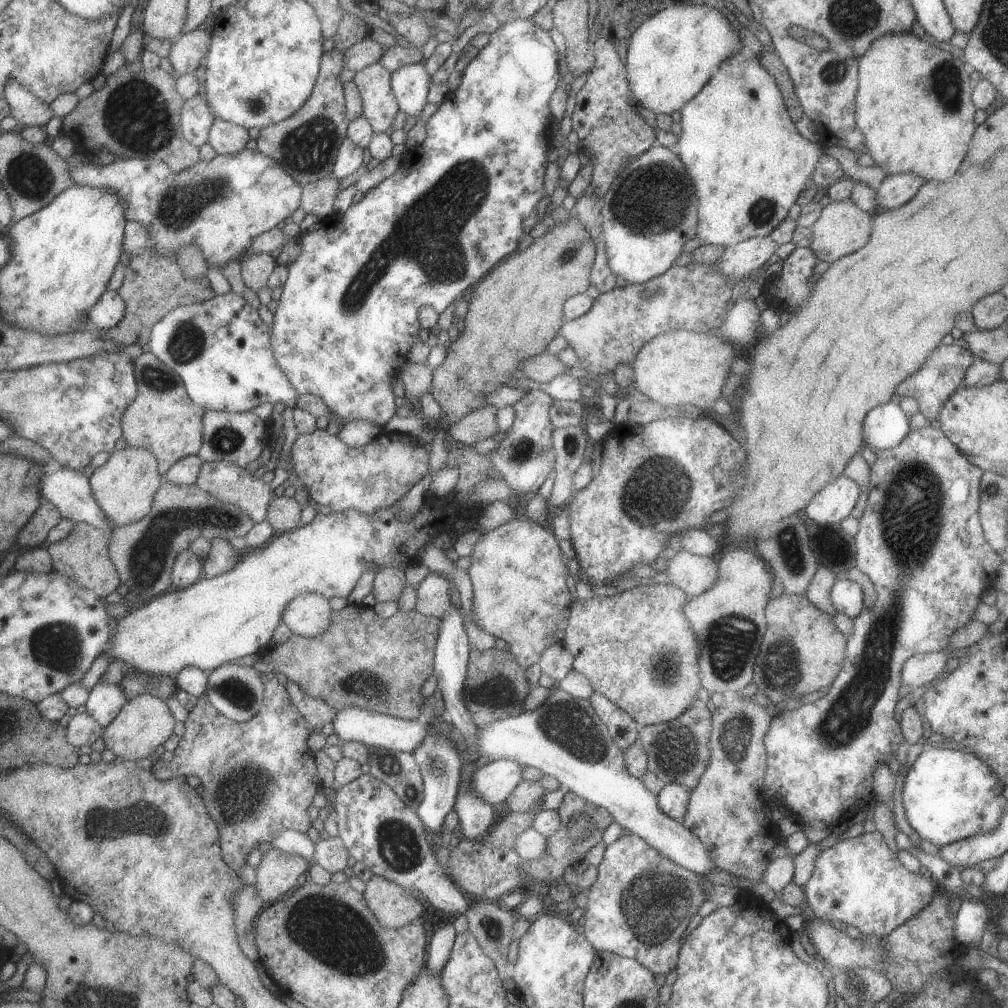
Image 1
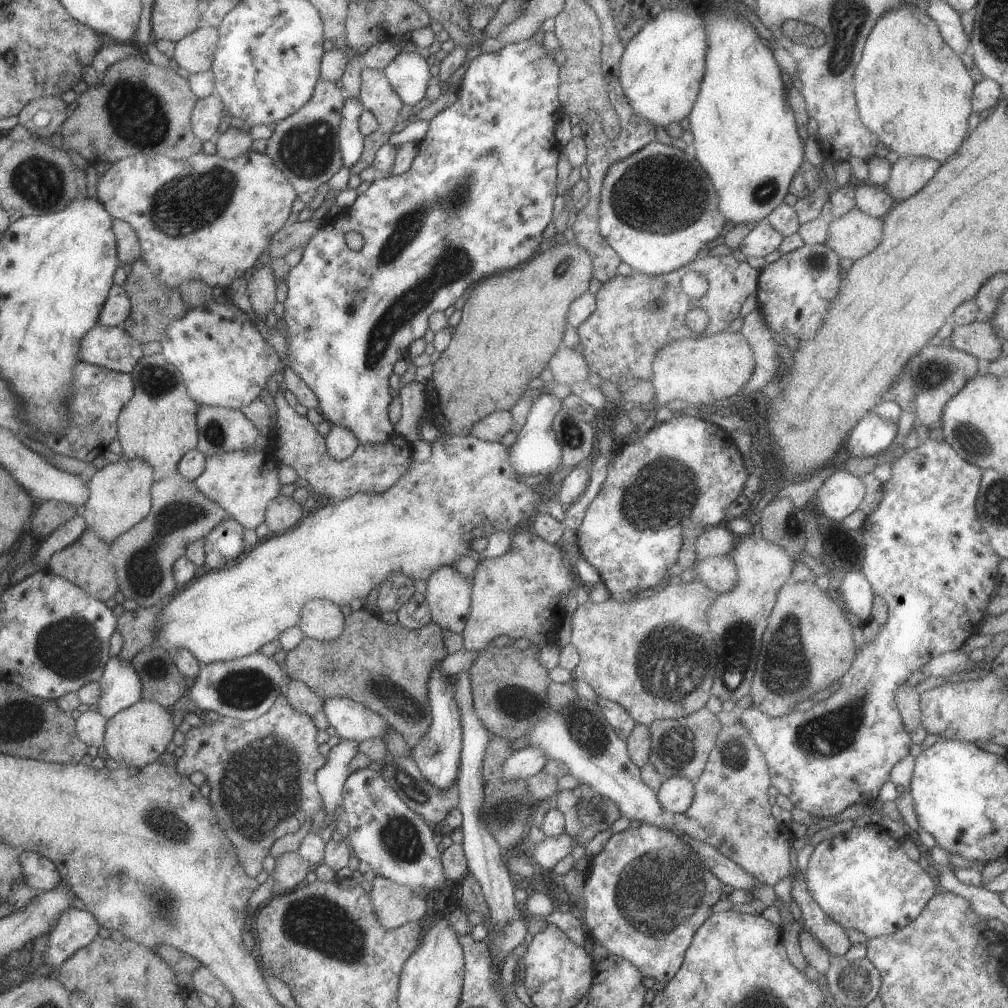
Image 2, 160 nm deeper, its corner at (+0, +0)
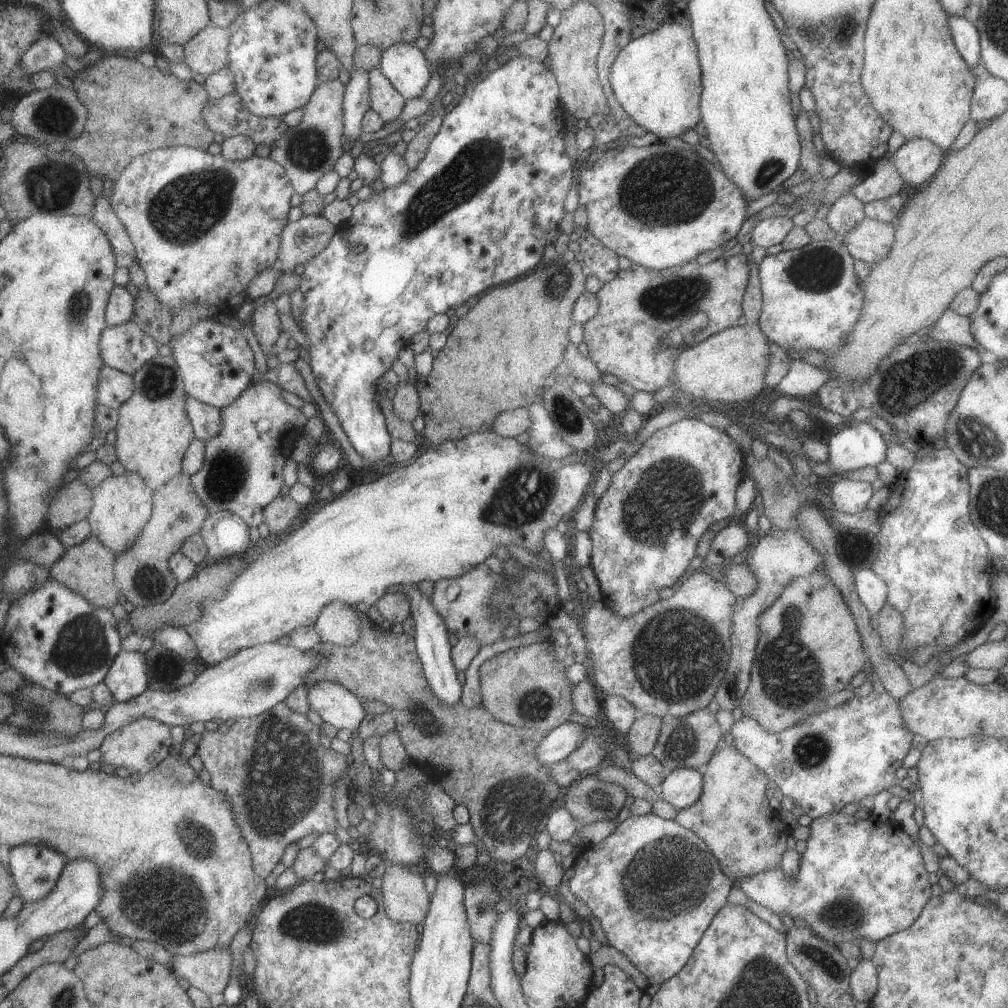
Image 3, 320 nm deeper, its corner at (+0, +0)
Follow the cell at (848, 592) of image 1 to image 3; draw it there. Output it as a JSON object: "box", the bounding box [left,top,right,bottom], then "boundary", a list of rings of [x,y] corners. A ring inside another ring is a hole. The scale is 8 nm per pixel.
{"box":[853,568,887,618],"boundary":[[[871,568],[859,570],[854,574],[853,582],[857,596],[874,618],[886,603],[887,585]]]}

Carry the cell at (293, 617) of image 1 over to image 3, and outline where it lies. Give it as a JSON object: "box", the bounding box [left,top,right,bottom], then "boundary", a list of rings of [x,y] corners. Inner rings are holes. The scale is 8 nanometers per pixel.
{"box":[313,601,360,647],"boundary":[[[331,601],[319,611],[313,627],[319,633],[321,642],[347,647],[358,639],[360,626],[353,606]]]}

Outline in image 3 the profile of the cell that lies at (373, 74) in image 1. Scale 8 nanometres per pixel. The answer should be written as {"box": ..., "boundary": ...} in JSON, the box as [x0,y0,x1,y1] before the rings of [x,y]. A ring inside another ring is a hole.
{"box":[368,68,405,123],"boundary":[[[373,68],[368,72],[370,84],[370,108],[375,111],[385,123],[395,120],[401,114],[405,99],[391,86],[385,75]]]}

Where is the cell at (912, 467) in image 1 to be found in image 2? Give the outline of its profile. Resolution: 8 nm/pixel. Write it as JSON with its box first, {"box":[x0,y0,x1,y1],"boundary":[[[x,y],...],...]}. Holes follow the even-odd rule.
{"box":[737,438,1002,819],"boundary":[[[928,438],[918,447],[906,450],[896,461],[890,464],[890,469],[890,478],[882,483],[882,497],[878,508],[864,518],[864,523],[859,528],[859,532],[855,534],[862,543],[863,548],[863,566],[860,572],[869,581],[874,594],[879,595],[885,601],[888,610],[886,623],[880,627],[878,636],[871,643],[865,642],[862,650],[856,650],[851,666],[847,669],[847,672],[843,673],[839,689],[832,696],[824,699],[823,702],[815,704],[811,710],[807,710],[803,714],[801,712],[793,712],[793,714],[788,714],[787,716],[780,715],[775,718],[768,717],[760,710],[754,709],[751,706],[737,713],[737,722],[745,727],[749,736],[762,752],[768,768],[769,778],[771,778],[771,786],[775,786],[783,796],[787,796],[791,800],[793,807],[797,806],[797,808],[809,812],[809,814],[818,819],[833,817],[851,804],[861,804],[861,802],[873,804],[878,798],[877,792],[879,792],[879,789],[885,782],[889,781],[889,771],[896,762],[899,762],[901,758],[908,754],[908,748],[911,744],[910,736],[904,729],[904,724],[895,704],[895,689],[900,684],[905,683],[910,674],[919,671],[926,662],[929,662],[930,658],[947,651],[959,649],[968,636],[977,634],[977,627],[980,626],[980,622],[986,615],[985,608],[987,608],[987,604],[994,596],[993,590],[1002,582],[998,573],[998,564],[1001,558],[992,549],[987,533],[979,524],[975,512],[974,500],[977,498],[982,469],[975,468],[972,464],[966,463],[965,460],[959,458],[943,438],[939,442],[934,442]]]}

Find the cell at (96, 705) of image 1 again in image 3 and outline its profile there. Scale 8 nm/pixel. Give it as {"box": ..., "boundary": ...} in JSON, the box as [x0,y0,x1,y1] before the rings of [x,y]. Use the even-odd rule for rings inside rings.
{"box":[102,649,148,703],"boundary":[[[120,649],[102,680],[114,702],[124,703],[148,688],[147,667],[141,651]]]}

